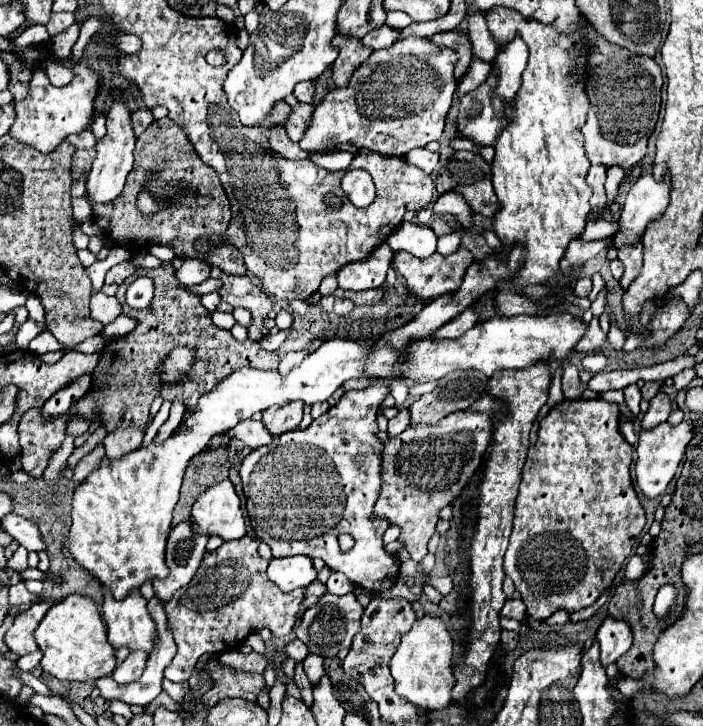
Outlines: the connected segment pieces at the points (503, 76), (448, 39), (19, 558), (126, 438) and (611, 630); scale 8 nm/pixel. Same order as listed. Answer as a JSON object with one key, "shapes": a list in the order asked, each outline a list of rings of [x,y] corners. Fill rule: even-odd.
{"shapes":[[[[516,37],[512,43],[508,43],[496,57],[494,67],[486,83],[482,83],[478,89],[468,93],[460,103],[460,117],[458,117],[458,129],[460,137],[472,139],[480,145],[494,145],[496,137],[500,135],[500,129],[504,129],[504,101],[512,101],[516,91],[522,85],[522,71],[528,63],[528,47],[520,37]]],[[[448,31],[448,33],[438,33],[436,37],[430,39],[434,45],[438,47],[448,47],[452,51],[458,53],[458,63],[456,63],[456,69],[454,69],[454,77],[460,79],[462,73],[466,71],[466,67],[470,65],[472,61],[472,47],[470,43],[458,33],[458,31]]],[[[16,551],[15,555],[13,555],[7,562],[7,567],[21,572],[29,567],[27,558],[28,551]]],[[[116,429],[116,433],[110,433],[104,439],[106,457],[114,461],[130,451],[136,451],[138,445],[142,443],[142,437],[144,437],[144,429]]],[[[606,617],[606,621],[596,633],[596,639],[600,641],[600,653],[602,653],[604,667],[608,667],[610,663],[616,663],[632,647],[630,625],[614,617]]]]}

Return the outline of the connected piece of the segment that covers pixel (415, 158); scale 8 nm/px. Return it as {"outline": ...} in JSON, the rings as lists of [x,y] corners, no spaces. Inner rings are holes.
{"outline":[[[414,149],[404,159],[406,159],[408,165],[416,165],[426,173],[432,173],[438,165],[438,153],[430,153],[426,149]]]}

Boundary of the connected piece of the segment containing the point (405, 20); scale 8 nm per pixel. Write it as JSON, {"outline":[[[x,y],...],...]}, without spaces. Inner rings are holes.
{"outline":[[[401,11],[387,12],[386,24],[396,29],[402,30],[411,24],[412,19]]]}

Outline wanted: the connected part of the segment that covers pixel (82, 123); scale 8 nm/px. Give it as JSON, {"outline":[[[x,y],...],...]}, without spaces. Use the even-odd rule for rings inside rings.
{"outline":[[[86,65],[74,67],[74,73],[76,77],[72,79],[72,83],[64,87],[54,87],[50,85],[42,69],[34,71],[28,95],[22,101],[16,101],[16,121],[10,127],[8,135],[20,143],[38,149],[40,153],[50,153],[68,135],[80,133],[84,127],[88,127],[92,117],[92,101],[98,91],[98,73],[88,69]]]}

